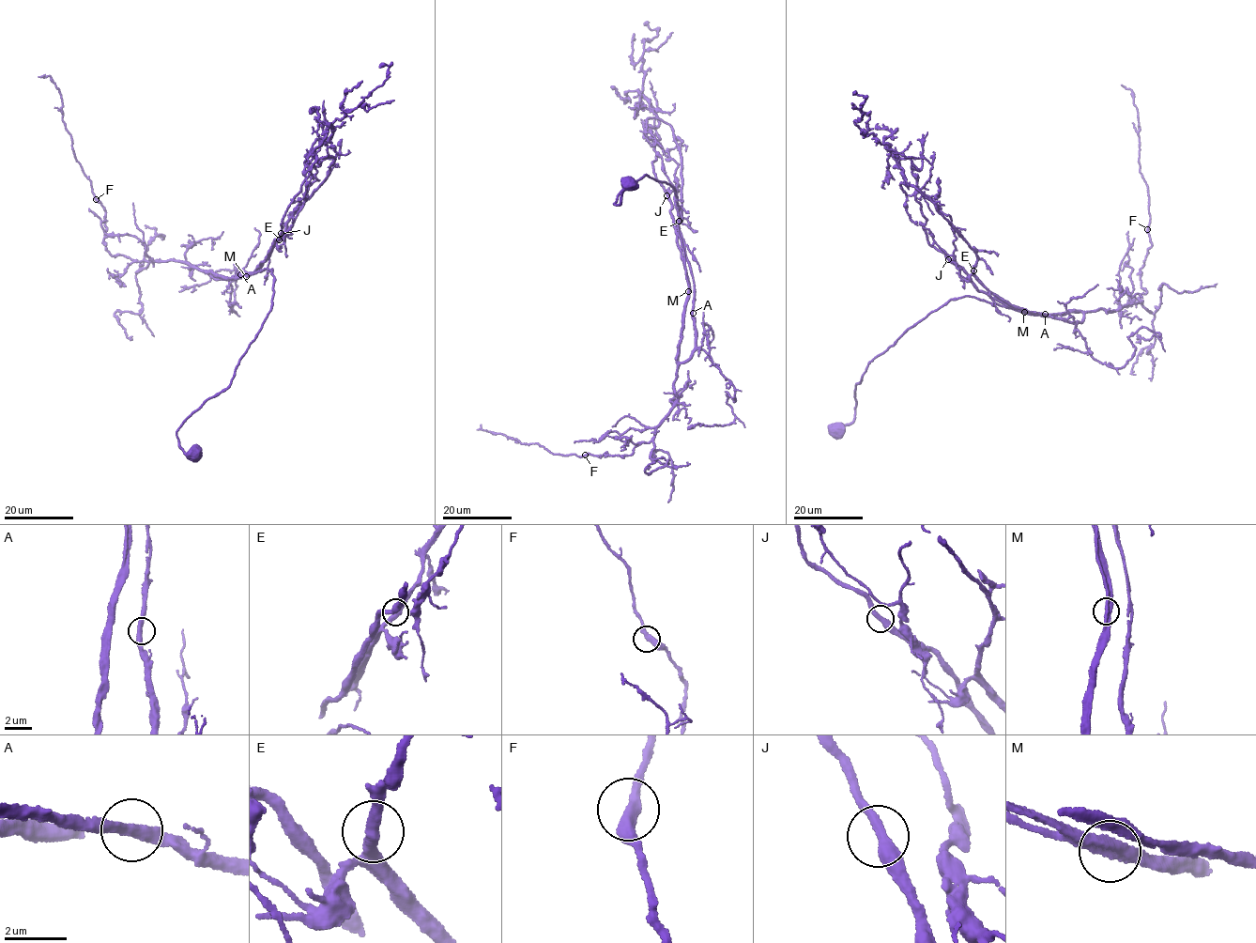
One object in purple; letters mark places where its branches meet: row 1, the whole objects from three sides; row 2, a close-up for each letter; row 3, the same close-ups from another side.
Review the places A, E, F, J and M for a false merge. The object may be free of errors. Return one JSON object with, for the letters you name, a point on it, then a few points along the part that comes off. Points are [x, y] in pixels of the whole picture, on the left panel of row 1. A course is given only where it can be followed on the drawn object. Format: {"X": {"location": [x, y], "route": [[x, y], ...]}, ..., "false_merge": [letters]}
{"false_merge": []}

